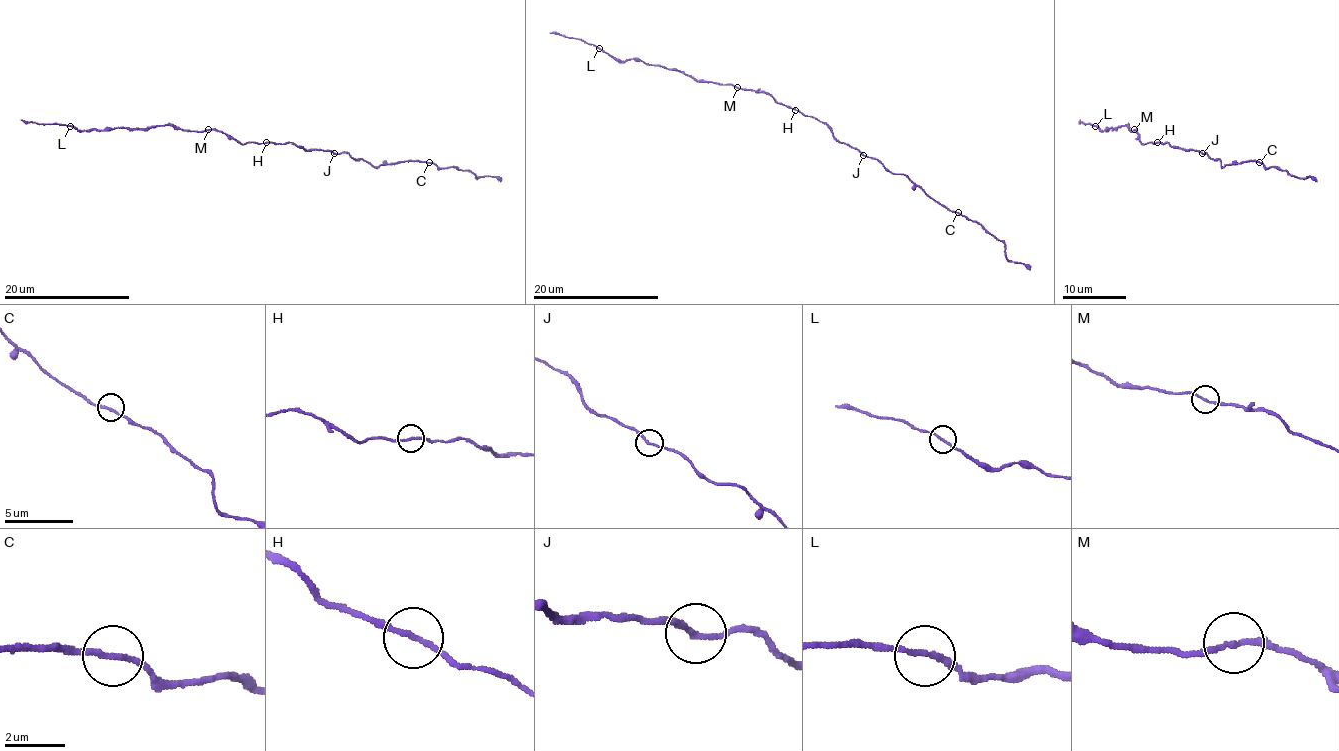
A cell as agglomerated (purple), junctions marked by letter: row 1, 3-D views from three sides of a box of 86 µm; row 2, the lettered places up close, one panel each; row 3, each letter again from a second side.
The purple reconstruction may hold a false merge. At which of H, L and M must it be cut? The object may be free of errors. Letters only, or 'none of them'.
H

